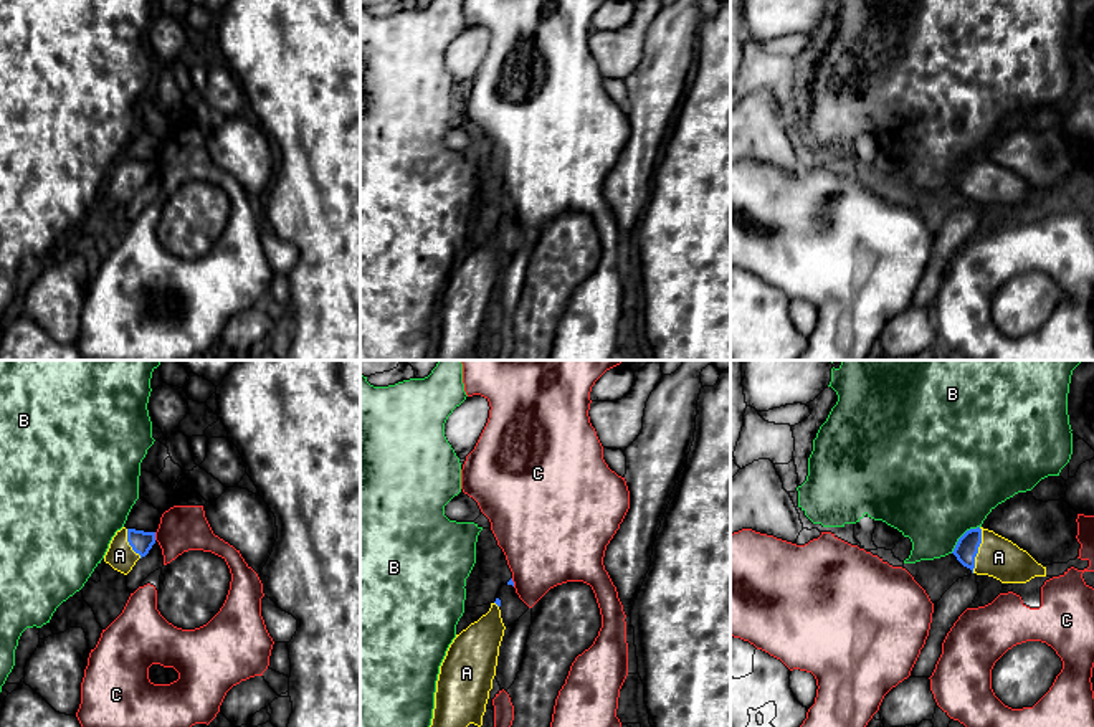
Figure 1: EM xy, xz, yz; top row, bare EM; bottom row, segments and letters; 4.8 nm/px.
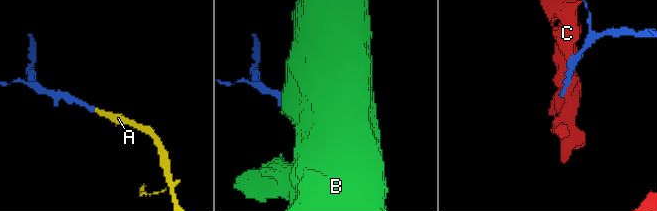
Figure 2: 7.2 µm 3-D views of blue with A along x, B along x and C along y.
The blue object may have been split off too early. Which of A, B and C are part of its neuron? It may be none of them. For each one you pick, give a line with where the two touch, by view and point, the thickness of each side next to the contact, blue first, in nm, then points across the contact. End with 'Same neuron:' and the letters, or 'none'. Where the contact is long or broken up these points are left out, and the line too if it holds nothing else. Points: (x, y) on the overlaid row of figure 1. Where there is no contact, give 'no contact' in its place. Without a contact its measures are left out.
A: yz (977, 551) | 120/200 nm | across yz (965, 551), (977, 551), (998, 557)
Same neuron: A

